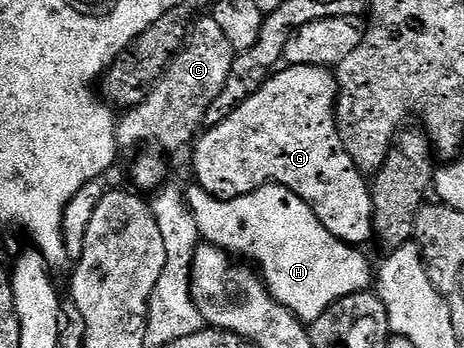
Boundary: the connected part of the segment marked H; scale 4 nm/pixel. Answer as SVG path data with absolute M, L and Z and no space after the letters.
M270 182L237 199L216 199L199 185L192 185L187 188L186 194L201 236L233 257L245 255L246 258L253 259L248 261L258 268L270 294L283 307L295 313L297 320L305 325L311 325L318 317L322 317L322 313L326 313L326 309L330 309L334 301L350 297L359 291L368 291L373 286L374 267L368 264L367 257L360 252L363 250L334 237L330 229L326 229L326 225L318 221L311 205L289 187Z

